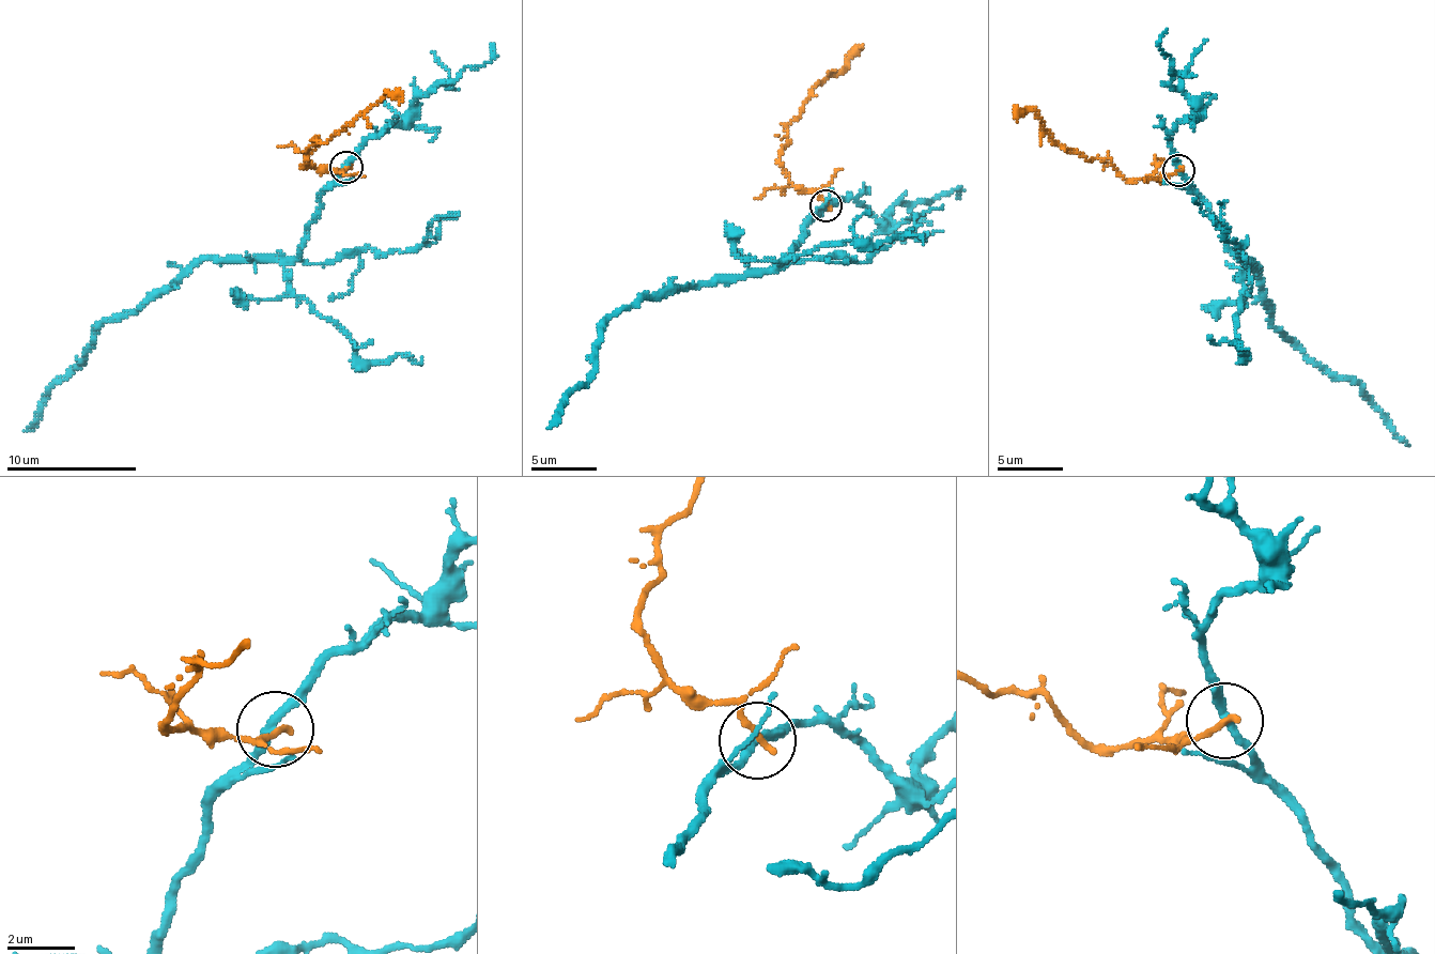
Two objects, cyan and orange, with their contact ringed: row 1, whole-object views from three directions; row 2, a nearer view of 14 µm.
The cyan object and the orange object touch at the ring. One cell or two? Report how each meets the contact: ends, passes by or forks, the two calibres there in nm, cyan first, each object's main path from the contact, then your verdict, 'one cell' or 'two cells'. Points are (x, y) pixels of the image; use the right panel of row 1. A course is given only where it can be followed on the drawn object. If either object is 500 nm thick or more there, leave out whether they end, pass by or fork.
cyan passes by; orange ends; calibres 240 and 200 nm; course cyan (1179, 171), (1240, 258), (1248, 260), (1270, 305), (1268, 320), (1323, 366), (1352, 377), (1408, 445); course orange (1179, 171), (1165, 177), (1126, 180), (1108, 158), (1089, 160), (1061, 149), (1032, 110), (1014, 118); two cells

